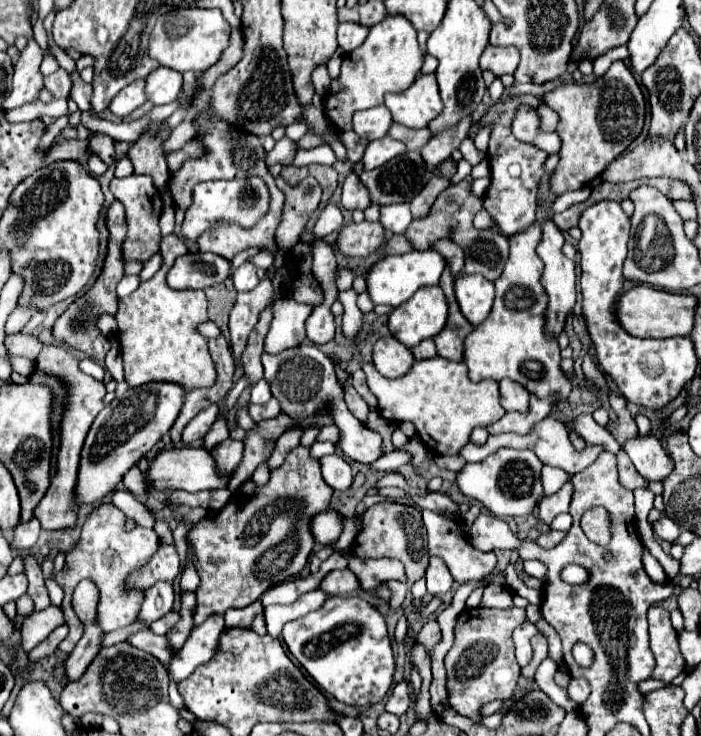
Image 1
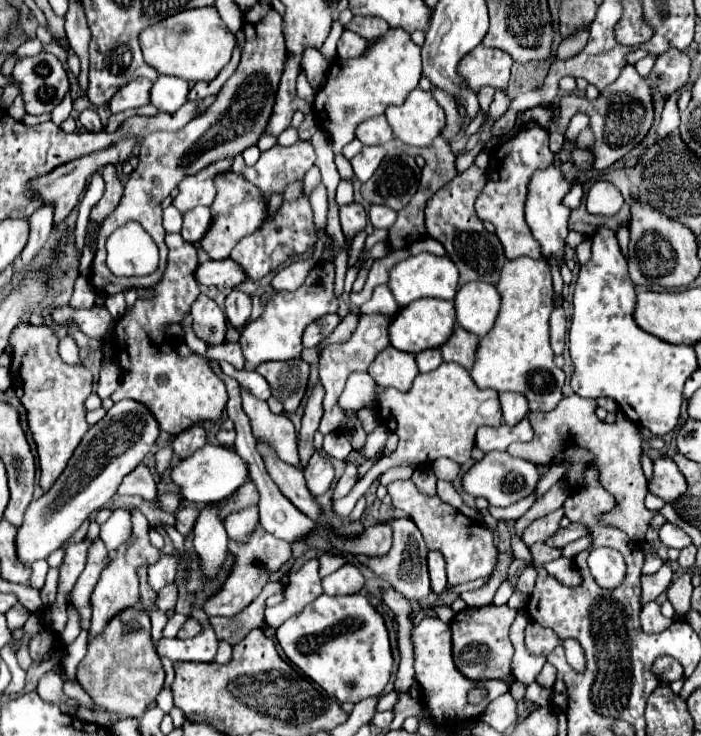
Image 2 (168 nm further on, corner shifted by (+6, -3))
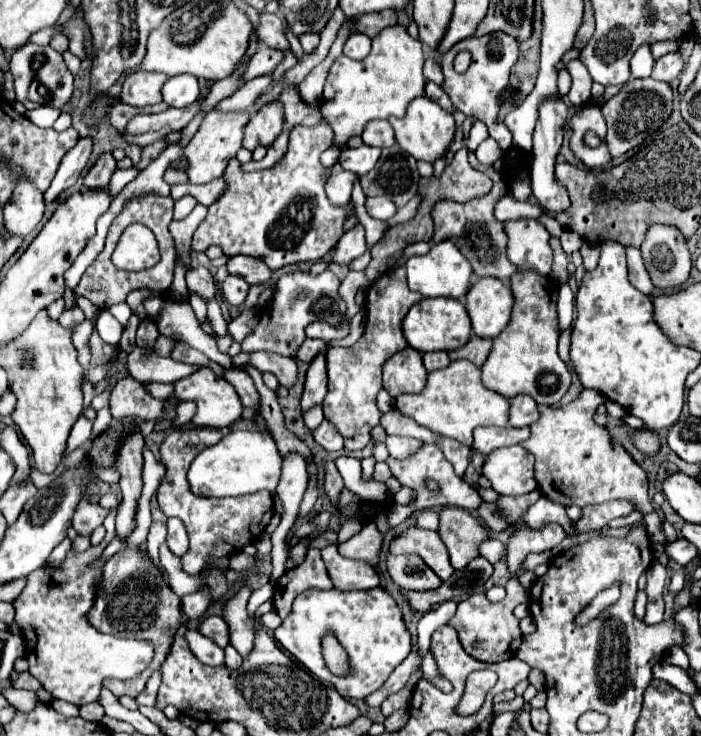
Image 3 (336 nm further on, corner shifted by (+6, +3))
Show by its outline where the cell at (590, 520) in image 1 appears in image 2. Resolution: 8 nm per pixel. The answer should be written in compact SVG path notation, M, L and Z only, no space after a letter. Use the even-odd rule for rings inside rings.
M579 395L563 397L561 403L553 411L531 411L529 421L535 431L535 437L529 443L513 443L507 447L507 453L513 457L525 457L535 465L555 465L555 463L569 463L563 479L569 491L581 489L585 485L583 473L587 467L599 469L599 481L607 493L617 499L615 509L605 517L607 523L613 523L621 531L625 531L633 541L643 543L645 533L649 529L649 521L655 517L655 511L645 507L647 495L647 479L641 469L641 451L643 441L637 433L635 423L629 423L621 411L617 413L615 423L603 423L595 415L597 401L595 399L581 399Z

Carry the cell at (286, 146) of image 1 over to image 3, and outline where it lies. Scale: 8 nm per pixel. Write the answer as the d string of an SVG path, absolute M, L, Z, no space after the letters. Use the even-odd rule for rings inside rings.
M321 121L317 127L311 127L311 129L295 127L291 131L287 153L271 169L243 171L241 163L233 157L225 169L225 175L223 175L225 191L209 207L205 221L201 221L201 225L197 227L197 231L193 235L191 247L195 251L205 251L207 245L221 245L221 249L227 257L233 257L233 255L257 257L257 259L265 261L265 265L269 265L269 269L279 269L283 265L299 263L299 261L321 259L331 247L337 245L339 237L343 235L343 221L349 215L353 215L353 203L347 203L343 207L333 207L327 201L327 195L323 189L325 181L321 179L323 165L319 163L319 155L327 147L331 147L331 143L333 143L333 131L325 121Z

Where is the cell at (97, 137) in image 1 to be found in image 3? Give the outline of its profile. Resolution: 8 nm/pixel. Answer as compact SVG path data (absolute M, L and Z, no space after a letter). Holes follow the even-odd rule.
M105 153L97 159L97 163L89 169L89 173L83 177L83 185L89 189L105 189L111 181L111 175L115 173L117 163L111 153Z

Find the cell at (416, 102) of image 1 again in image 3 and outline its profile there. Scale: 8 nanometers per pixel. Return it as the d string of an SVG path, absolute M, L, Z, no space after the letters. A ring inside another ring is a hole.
M421 95L415 101L409 103L405 117L401 117L401 119L389 117L389 123L395 129L395 139L401 145L401 149L411 153L415 159L423 159L423 161L429 161L429 163L435 163L437 157L445 155L445 151L451 145L453 135L455 135L453 115L447 113L441 105L437 105L435 101L431 101L425 95Z

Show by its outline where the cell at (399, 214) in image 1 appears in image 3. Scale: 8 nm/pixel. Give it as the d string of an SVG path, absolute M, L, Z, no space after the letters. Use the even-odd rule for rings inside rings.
M367 197L367 213L375 219L387 221L395 215L397 207L393 205L393 201L389 201L389 197Z

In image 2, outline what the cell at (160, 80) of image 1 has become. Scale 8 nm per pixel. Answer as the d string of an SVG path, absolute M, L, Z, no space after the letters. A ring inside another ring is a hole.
M161 77L153 83L151 89L151 103L165 113L173 113L177 111L189 95L189 83L185 79L177 79L177 77Z

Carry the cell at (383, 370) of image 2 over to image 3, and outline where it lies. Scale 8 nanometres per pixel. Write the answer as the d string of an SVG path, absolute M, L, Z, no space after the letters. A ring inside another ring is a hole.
M413 347L389 357L389 361L383 365L383 387L391 397L401 393L419 393L425 387L425 379L427 371Z

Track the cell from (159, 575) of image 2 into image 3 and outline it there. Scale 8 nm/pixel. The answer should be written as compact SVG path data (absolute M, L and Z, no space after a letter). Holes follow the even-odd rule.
M167 519L167 545L173 555L181 557L187 553L187 531L179 519Z

